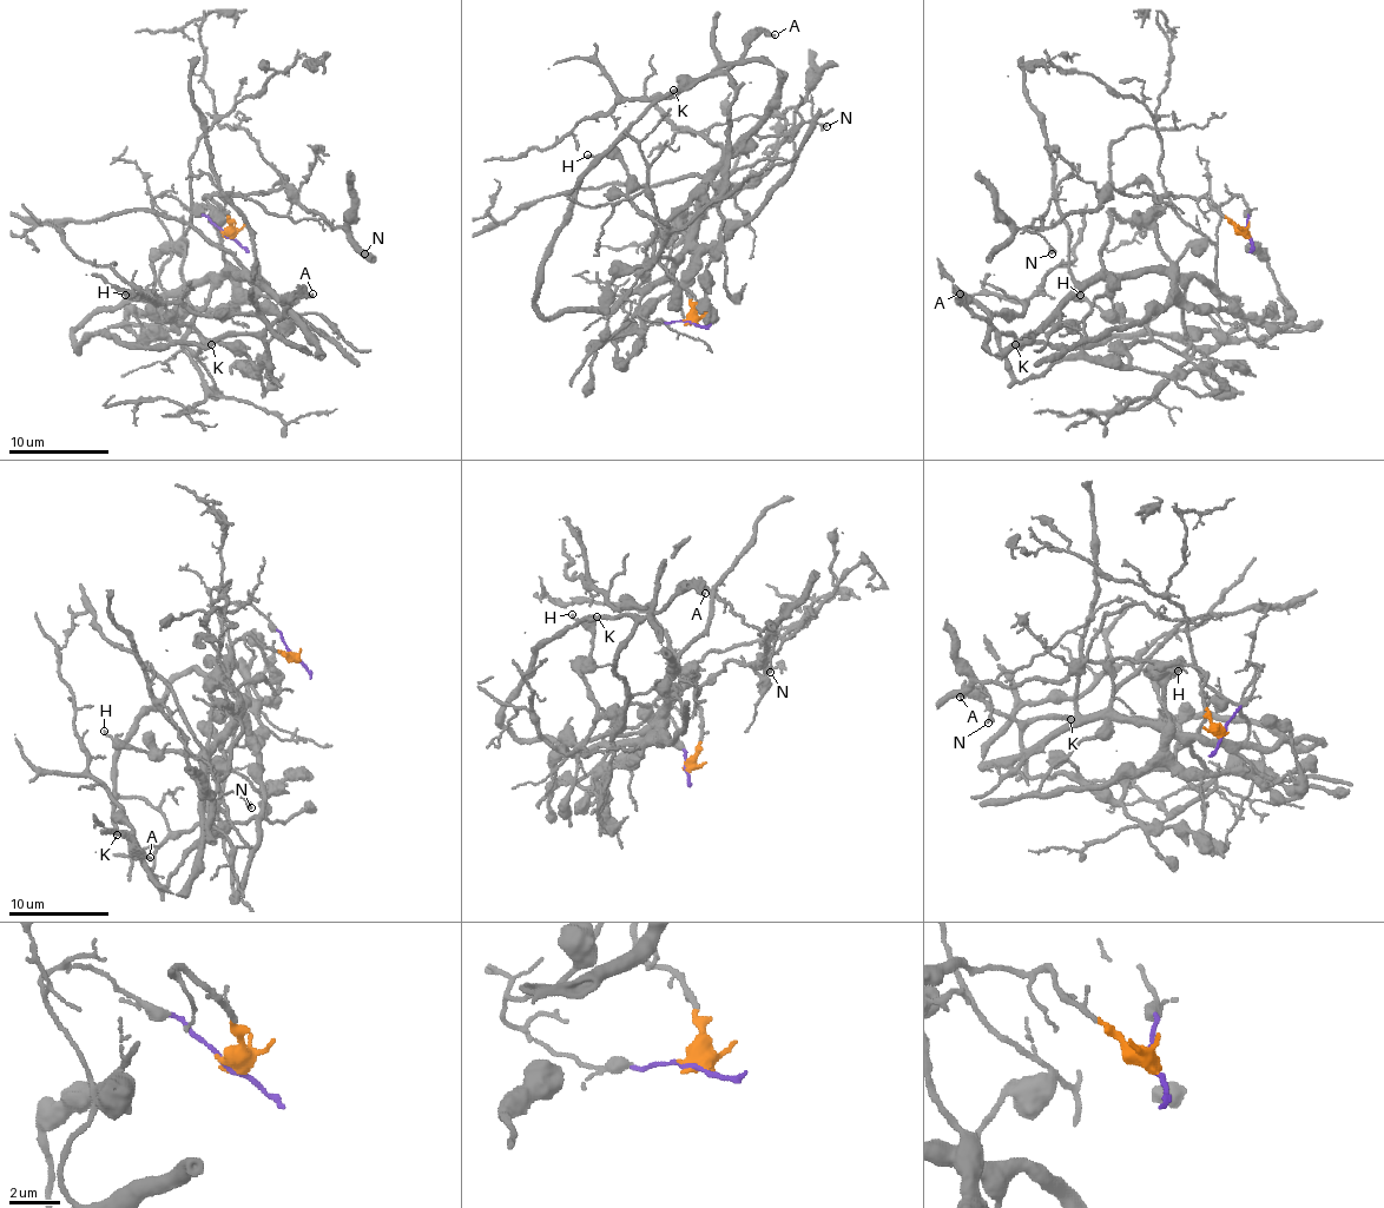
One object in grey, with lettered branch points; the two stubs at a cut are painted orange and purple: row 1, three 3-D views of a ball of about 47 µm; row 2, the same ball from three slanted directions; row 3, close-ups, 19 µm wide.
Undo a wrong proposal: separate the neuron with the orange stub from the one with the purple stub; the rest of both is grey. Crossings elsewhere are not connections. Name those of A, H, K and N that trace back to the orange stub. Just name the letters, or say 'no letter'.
N

